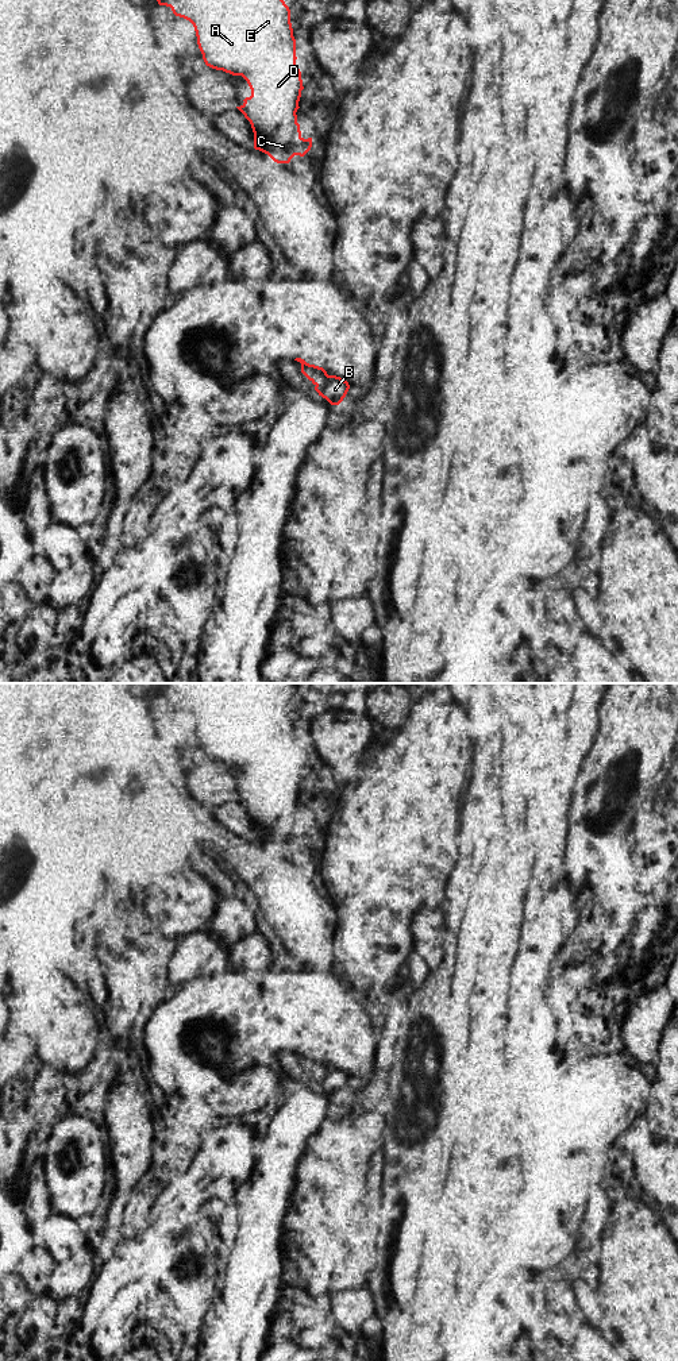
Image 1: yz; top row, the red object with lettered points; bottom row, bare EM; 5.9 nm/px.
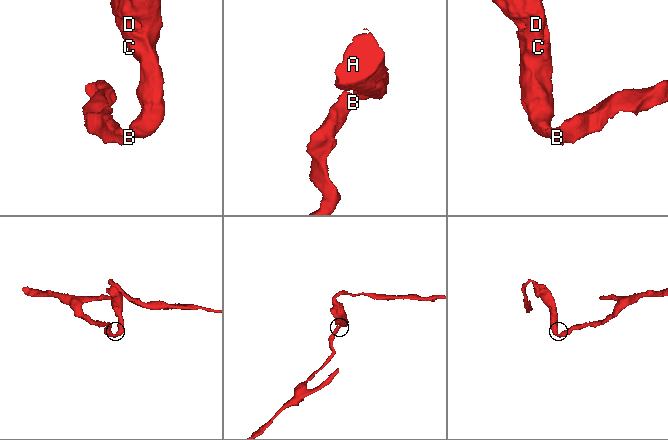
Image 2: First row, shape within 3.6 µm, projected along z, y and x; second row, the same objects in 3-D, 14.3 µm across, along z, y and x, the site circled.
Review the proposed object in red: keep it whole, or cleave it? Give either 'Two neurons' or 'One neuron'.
One neuron

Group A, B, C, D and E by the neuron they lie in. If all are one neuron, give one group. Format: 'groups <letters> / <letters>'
groups A B C D E

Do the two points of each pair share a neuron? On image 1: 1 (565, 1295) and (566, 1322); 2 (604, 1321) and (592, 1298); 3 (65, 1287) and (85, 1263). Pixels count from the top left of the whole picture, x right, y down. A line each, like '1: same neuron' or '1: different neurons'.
1: same neuron
2: same neuron
3: same neuron

